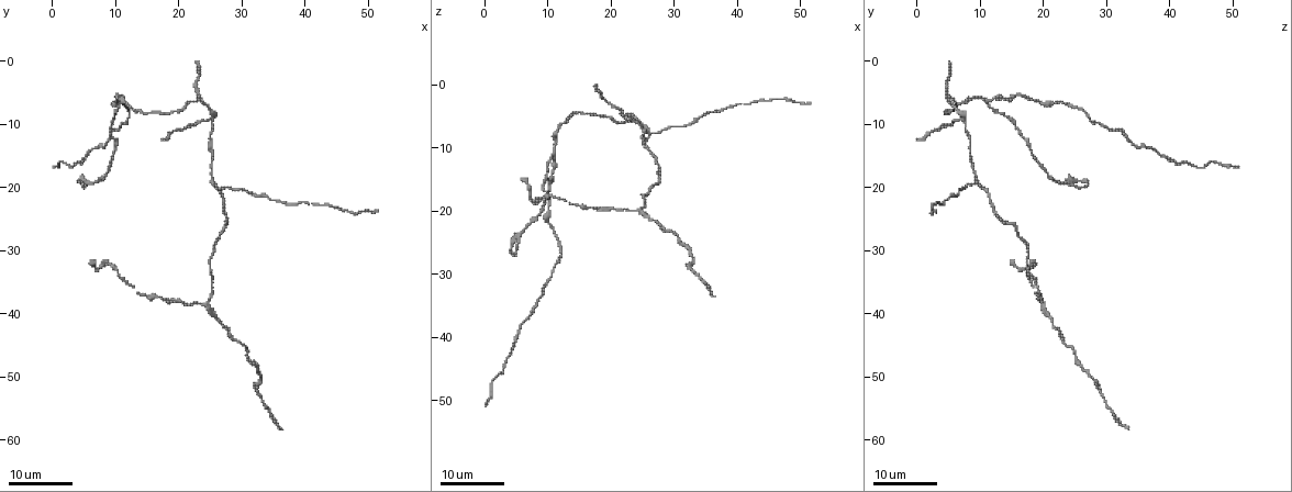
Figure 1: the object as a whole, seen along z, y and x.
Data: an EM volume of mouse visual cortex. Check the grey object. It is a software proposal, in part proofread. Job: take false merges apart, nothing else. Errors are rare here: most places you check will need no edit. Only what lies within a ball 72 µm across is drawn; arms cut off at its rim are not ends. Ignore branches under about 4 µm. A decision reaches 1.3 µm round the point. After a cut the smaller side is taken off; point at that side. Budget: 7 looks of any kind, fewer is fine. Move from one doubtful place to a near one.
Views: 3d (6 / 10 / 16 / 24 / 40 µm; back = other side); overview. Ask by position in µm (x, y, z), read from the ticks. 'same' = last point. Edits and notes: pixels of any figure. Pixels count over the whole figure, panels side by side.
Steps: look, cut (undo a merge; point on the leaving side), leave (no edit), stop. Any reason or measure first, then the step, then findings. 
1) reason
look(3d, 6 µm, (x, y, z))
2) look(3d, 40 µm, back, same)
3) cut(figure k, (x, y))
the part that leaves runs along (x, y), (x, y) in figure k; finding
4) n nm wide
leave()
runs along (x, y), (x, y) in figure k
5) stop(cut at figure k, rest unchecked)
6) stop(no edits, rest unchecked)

branch point
look(3d, 16 µm, (24.5, 38.0, 20.0))

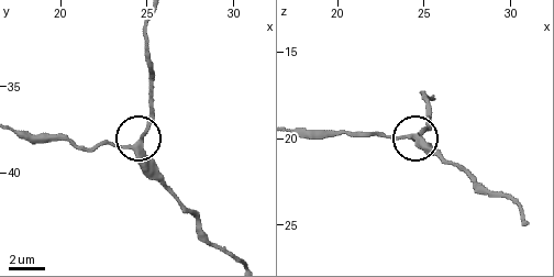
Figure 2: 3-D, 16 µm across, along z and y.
zoom in
look(3d, 6 µm, (24.0, 38.5, 20.0))

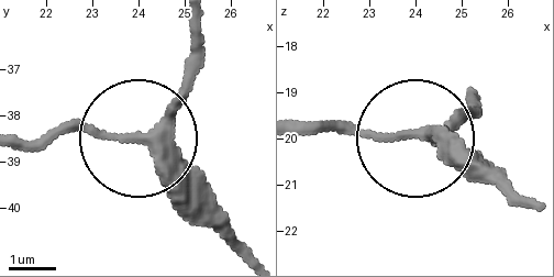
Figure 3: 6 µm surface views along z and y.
280 nm wide
leave()
runs along (195, 28), (178, 98), (158, 122), (29, 141) in figure 3; continuous, no second neuron

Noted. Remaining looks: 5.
arms part here
look(3d, 24 µm, (25.5, 19.5, 9.5))

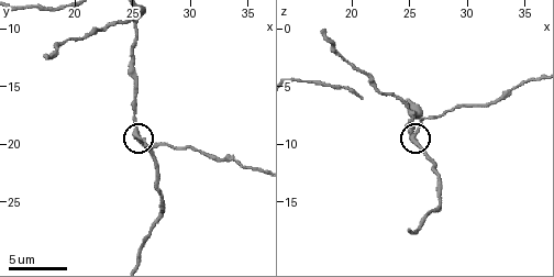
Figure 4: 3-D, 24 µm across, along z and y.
zoom in
look(3d, 6 µm, same)

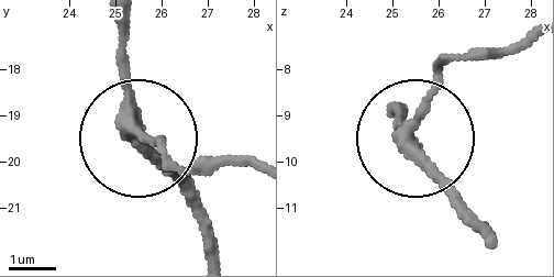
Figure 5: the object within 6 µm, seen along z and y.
leave()
runs along (402, 106), (410, 129), (457, 58) in figure 5; all the same neuron

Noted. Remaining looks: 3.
three arms meet
look(3d, 6 µm, (25.2, 9.2, 7.2))

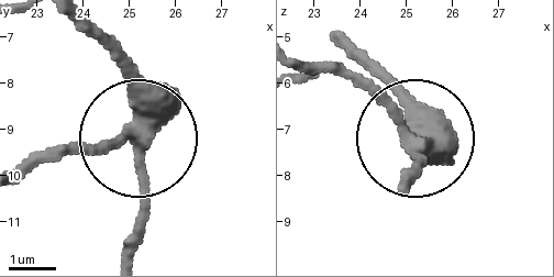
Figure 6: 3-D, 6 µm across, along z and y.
look(3d, 6 µm, back, (25.10, 9.15, 7.30))

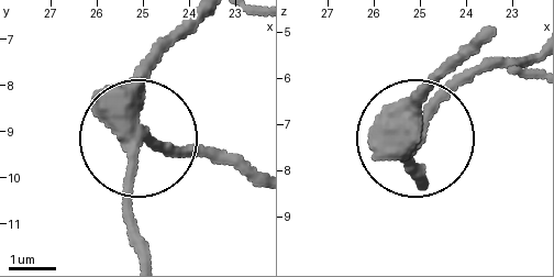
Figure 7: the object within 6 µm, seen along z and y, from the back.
330 nm wide
leave()
continuous, no second neuron

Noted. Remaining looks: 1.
stop(no edits, rest unchecked)

